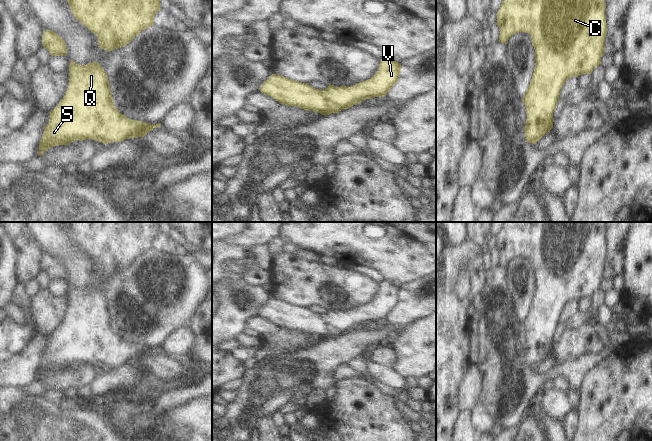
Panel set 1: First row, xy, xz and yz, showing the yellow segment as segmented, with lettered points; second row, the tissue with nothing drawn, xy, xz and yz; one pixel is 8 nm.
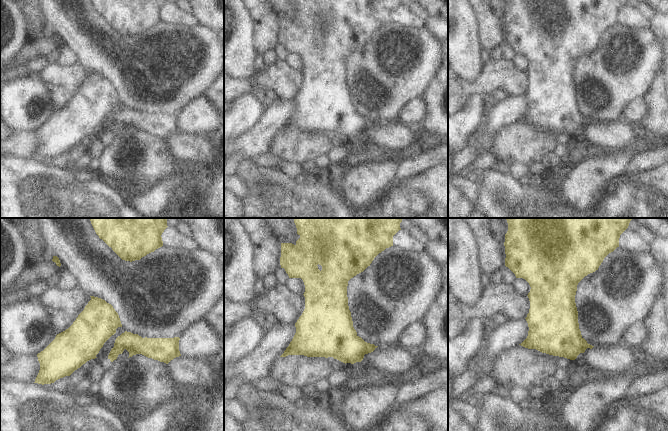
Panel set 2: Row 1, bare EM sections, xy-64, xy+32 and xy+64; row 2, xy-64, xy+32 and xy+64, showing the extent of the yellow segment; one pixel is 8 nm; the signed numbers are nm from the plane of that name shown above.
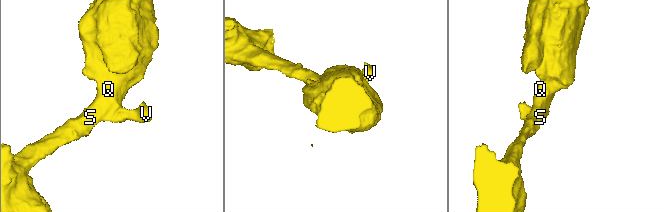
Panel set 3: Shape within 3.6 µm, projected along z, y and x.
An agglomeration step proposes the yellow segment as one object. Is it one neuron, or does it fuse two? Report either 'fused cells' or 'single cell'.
single cell

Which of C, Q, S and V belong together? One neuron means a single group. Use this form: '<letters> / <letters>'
C Q S V

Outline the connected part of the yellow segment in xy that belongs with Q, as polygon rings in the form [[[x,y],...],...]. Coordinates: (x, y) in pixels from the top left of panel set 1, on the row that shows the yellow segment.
[[[71,60],[69,74],[70,79],[67,92],[59,104],[50,112],[49,122],[44,127],[43,136],[39,143],[38,156],[42,156],[46,150],[53,146],[68,145],[75,140],[91,139],[103,144],[109,144],[111,142],[121,142],[127,138],[144,137],[154,128],[161,127],[161,123],[153,125],[143,121],[132,120],[120,113],[114,106],[107,74],[98,62],[94,61],[86,65],[78,65]]]

